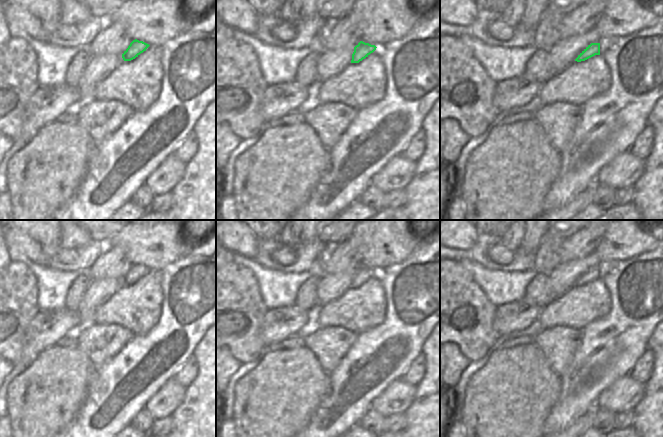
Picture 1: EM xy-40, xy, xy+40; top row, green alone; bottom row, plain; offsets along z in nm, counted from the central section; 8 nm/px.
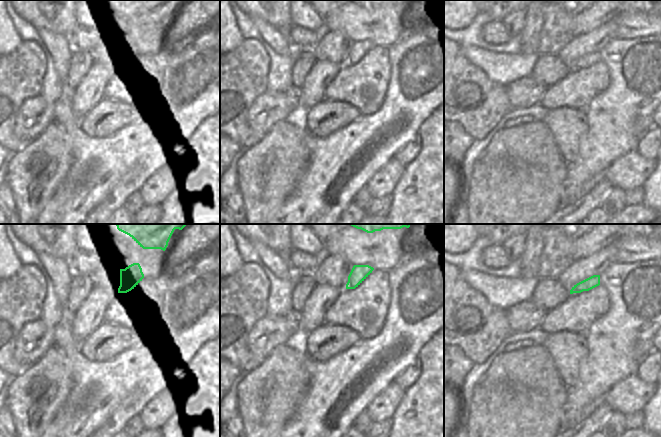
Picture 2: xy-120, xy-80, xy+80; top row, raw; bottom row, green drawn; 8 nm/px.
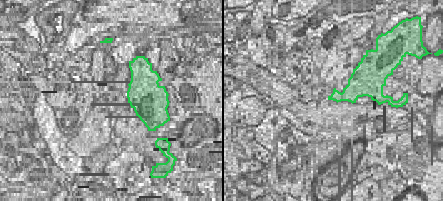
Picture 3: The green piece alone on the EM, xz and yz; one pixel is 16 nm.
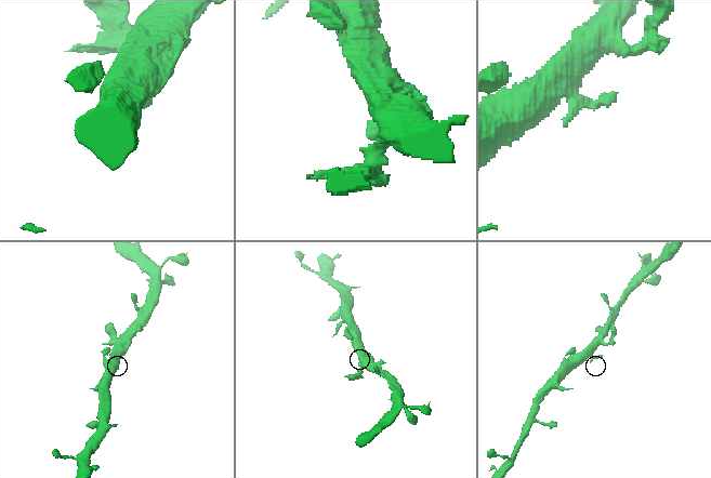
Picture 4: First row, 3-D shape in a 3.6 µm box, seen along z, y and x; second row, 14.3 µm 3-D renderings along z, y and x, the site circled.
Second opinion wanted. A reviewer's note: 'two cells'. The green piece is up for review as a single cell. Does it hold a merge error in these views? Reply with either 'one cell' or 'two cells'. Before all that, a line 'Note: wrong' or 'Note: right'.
Note: wrong
one cell

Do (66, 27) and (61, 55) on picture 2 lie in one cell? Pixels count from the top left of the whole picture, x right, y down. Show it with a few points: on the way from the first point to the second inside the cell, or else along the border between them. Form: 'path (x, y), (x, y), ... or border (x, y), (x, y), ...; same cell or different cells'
border (43, 27), (62, 34), (68, 40); different cells

